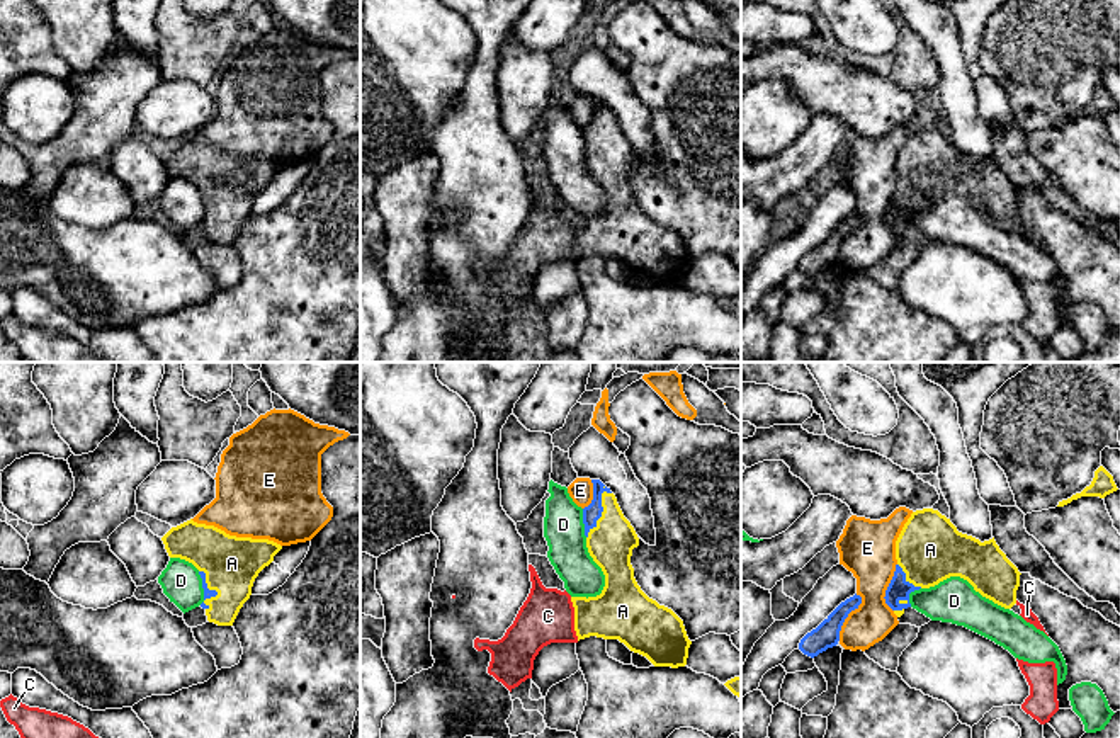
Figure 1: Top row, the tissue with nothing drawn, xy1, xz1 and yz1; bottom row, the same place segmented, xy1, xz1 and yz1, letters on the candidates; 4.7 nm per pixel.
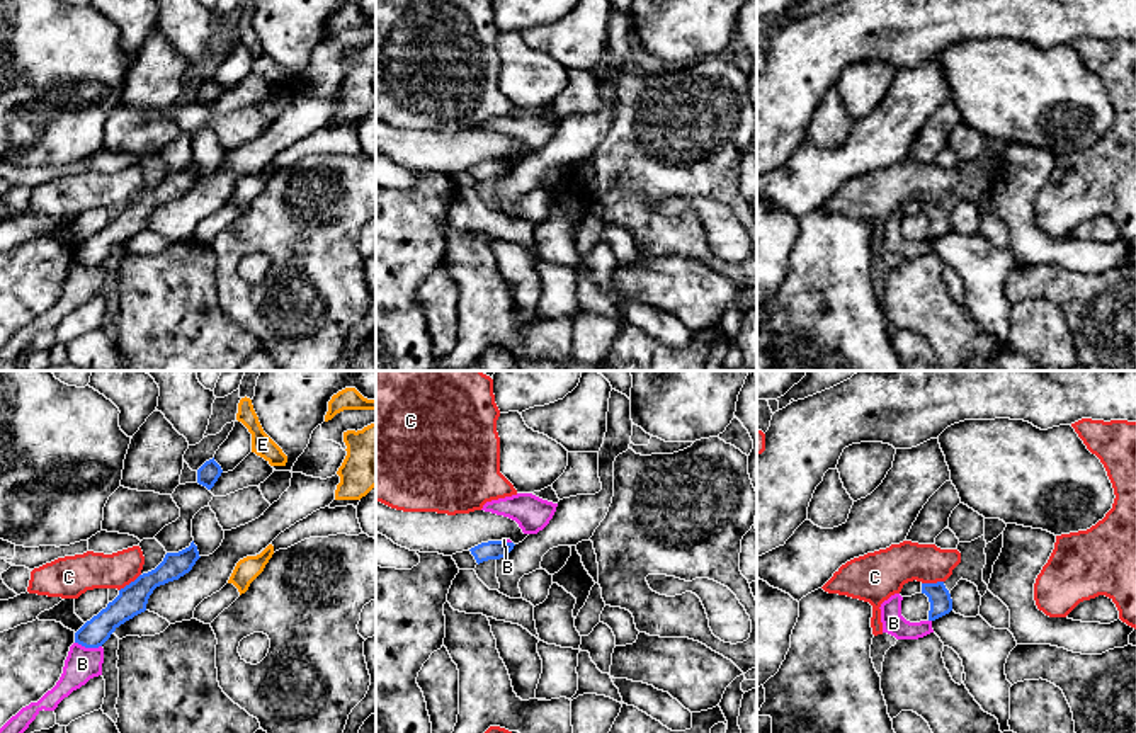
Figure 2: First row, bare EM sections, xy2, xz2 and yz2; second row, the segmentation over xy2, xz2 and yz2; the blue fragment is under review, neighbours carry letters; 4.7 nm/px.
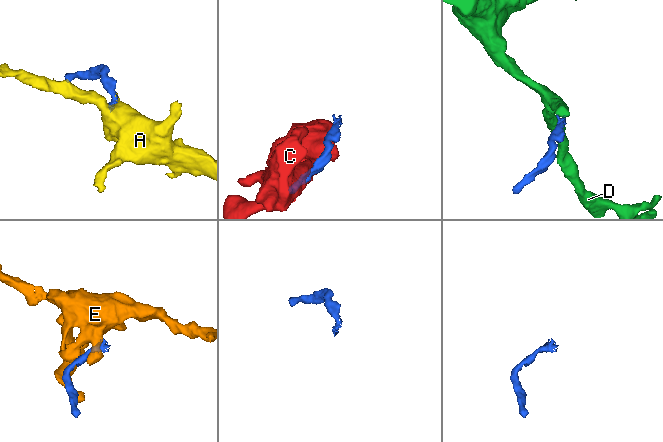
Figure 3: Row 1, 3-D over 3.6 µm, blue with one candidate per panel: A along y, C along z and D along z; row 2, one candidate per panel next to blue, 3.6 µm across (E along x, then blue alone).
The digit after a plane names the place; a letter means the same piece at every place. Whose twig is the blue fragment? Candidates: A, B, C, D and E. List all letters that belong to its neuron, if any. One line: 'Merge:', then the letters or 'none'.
Merge: A

